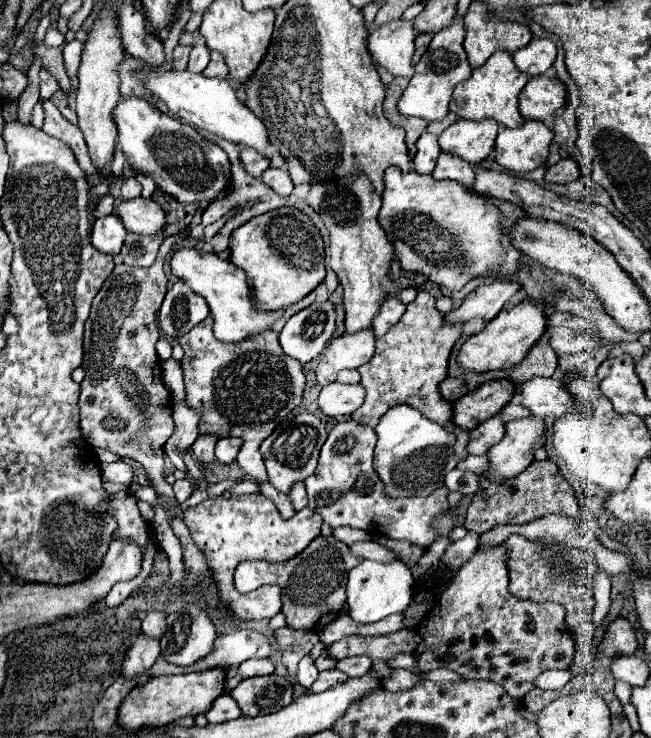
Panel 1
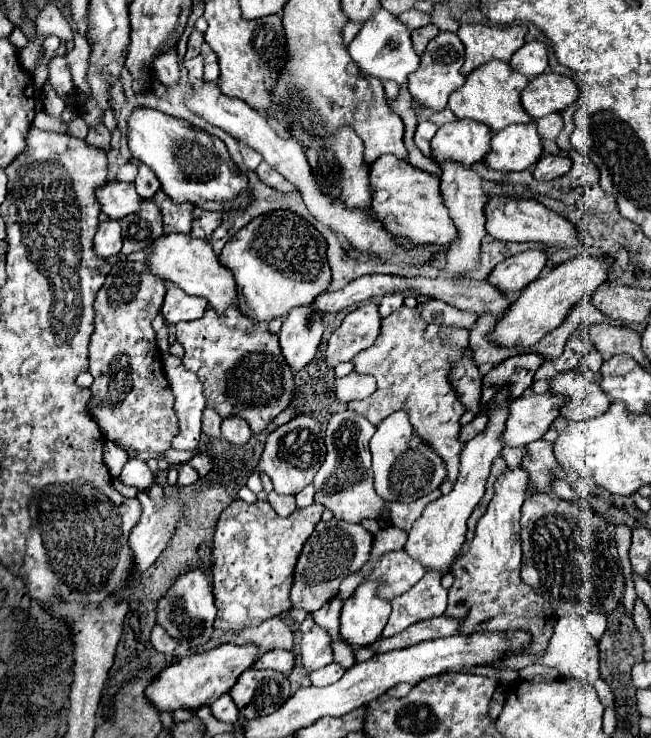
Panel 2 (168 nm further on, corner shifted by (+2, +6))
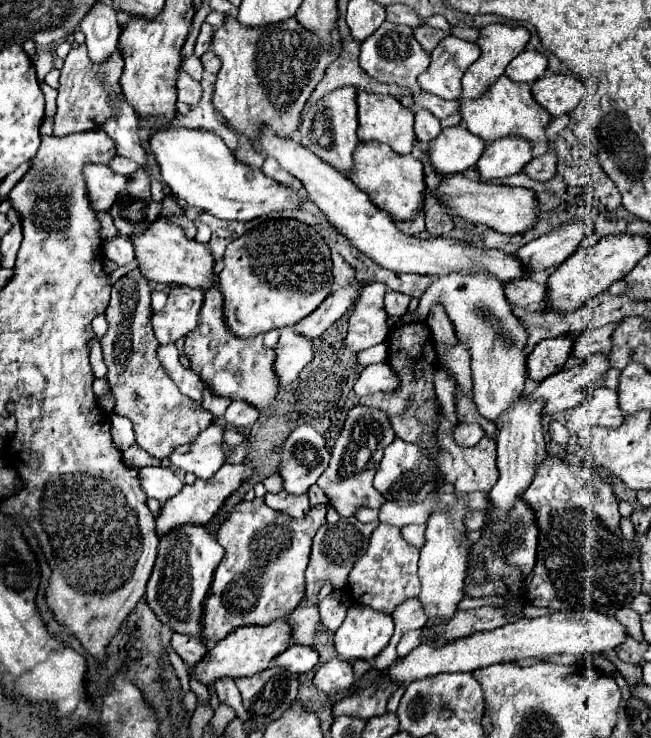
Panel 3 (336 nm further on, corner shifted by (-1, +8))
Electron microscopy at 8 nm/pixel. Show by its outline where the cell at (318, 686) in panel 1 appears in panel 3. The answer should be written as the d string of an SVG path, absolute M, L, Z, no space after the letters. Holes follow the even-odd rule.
M332 658L326 664L322 664L314 676L314 686L326 694L330 694L332 690L338 688L348 688L354 684L354 672L352 666L346 660L340 658Z

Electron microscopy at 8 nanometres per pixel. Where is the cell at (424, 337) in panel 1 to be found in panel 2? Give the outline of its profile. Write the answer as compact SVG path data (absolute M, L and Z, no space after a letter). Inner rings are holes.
M401 306L401 310L395 310L383 320L377 342L353 358L357 372L373 374L377 378L377 390L369 398L349 402L349 410L367 416L367 420L375 426L393 412L405 410L409 414L413 432L439 454L439 458L445 462L447 478L453 484L459 474L459 456L465 446L457 438L461 428L459 418L465 408L461 406L455 390L451 390L447 374L449 366L461 358L467 342L467 330L427 324L421 320L417 308Z

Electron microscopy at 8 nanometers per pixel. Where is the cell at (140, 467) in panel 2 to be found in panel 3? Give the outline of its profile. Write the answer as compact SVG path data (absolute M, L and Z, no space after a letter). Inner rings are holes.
M156 466L156 468L138 468L140 476L140 486L144 492L160 502L166 502L174 494L182 490L182 480L174 474L172 468L166 466Z

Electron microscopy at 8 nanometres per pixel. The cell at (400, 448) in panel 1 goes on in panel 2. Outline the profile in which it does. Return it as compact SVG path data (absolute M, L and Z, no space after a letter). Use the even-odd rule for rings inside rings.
M405 412L391 414L379 426L371 438L373 454L373 474L375 474L375 492L387 502L415 502L417 498L433 492L445 480L445 464L441 458L427 446L419 436L413 434L409 418Z

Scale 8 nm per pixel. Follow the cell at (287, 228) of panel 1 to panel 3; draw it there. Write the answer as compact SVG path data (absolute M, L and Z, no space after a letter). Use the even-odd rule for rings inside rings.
M266 218L256 228L228 244L224 254L224 270L218 274L220 292L224 294L226 324L236 336L248 338L264 334L272 328L292 326L314 312L332 290L332 260L324 238L308 224L294 218Z

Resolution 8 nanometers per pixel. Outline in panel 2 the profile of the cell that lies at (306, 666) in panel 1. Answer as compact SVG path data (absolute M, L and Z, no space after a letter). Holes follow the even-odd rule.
M313 626L309 632L301 638L301 658L303 666L307 670L317 670L333 662L333 648L331 648L331 636L325 628Z

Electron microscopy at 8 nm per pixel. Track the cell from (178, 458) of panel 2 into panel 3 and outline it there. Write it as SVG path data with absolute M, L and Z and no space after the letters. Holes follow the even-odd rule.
M228 428L228 430L224 432L224 446L226 446L226 448L236 448L236 446L242 444L242 442L244 442L244 436L242 436L240 430Z

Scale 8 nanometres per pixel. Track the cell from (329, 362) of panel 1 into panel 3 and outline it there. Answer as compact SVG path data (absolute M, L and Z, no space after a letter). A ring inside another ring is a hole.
M372 282L364 286L364 292L360 292L354 302L356 306L350 312L346 334L346 348L350 352L360 352L386 340L390 328L386 324L388 314L384 310L384 294L386 284Z

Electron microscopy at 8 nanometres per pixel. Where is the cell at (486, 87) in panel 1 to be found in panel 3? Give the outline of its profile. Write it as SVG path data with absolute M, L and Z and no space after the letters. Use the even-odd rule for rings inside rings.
M502 74L480 98L476 100L460 100L460 114L470 132L480 136L484 142L494 142L502 136L520 136L530 142L546 142L544 128L550 122L550 114L536 104L536 100L530 94L530 84L520 84L514 80L508 80L506 74Z

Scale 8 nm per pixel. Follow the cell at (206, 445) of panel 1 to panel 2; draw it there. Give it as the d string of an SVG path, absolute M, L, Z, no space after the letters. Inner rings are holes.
M211 408L203 410L203 432L207 436L221 436L221 416Z

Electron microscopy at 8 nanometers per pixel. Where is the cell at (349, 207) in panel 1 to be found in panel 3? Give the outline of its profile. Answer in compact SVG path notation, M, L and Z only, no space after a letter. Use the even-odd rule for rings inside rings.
M344 86L338 88L330 94L326 94L322 100L318 100L316 106L312 106L304 118L304 122L300 122L300 136L302 136L302 144L318 156L322 158L326 164L332 164L332 168L336 168L342 174L348 174L354 166L352 160L352 152L356 150L356 146L360 144L358 136L356 136L356 128L358 128L358 118L356 118L356 88L352 86Z

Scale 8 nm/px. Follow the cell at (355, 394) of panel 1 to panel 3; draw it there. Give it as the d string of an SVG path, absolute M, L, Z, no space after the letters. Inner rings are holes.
M386 362L380 364L372 364L368 368L364 368L354 384L354 392L356 396L364 396L364 394L374 394L378 390L392 390L398 384L398 376L392 372L392 368Z

